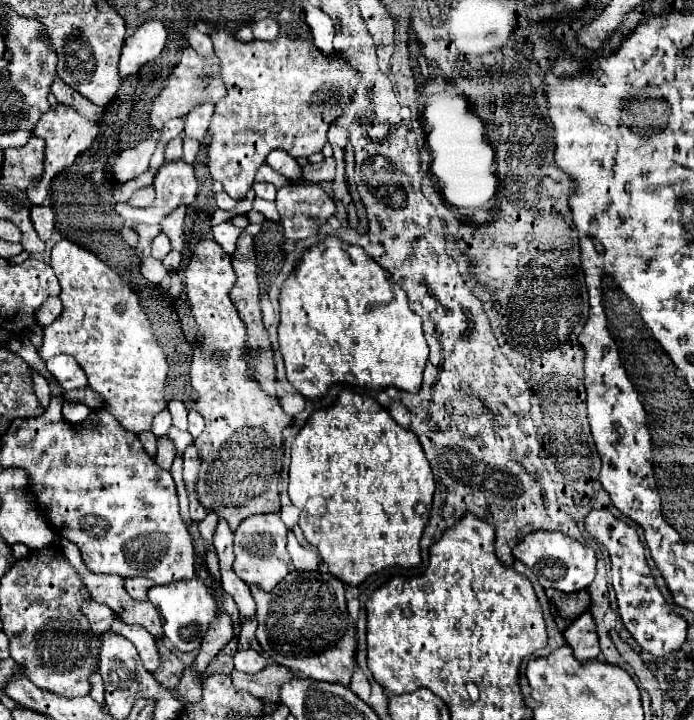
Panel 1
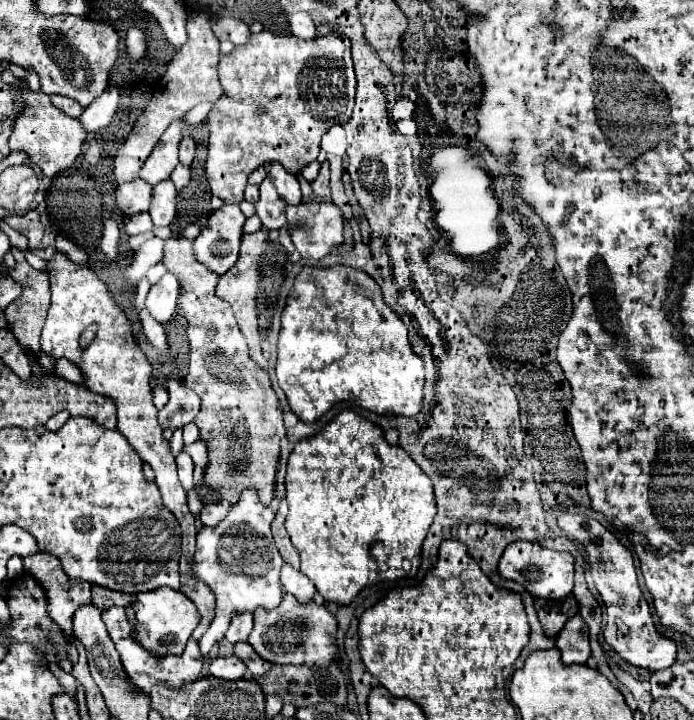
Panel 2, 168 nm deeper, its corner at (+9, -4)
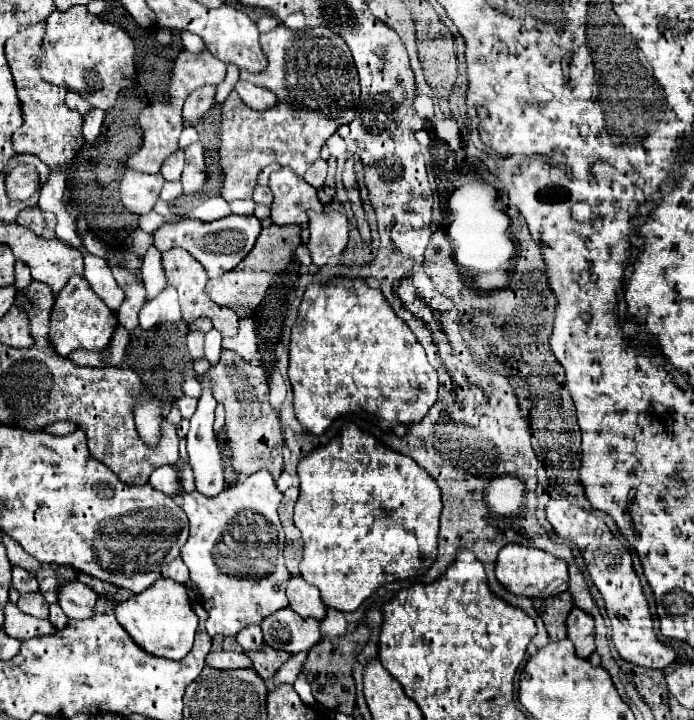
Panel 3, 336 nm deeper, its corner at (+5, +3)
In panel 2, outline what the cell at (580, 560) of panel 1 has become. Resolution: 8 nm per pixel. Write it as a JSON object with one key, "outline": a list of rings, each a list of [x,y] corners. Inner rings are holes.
{"outline":[[[514,542],[506,546],[500,562],[498,574],[504,580],[518,582],[526,588],[526,592],[534,598],[542,600],[562,600],[572,594],[574,588],[574,558],[568,552],[546,550],[536,542]]]}

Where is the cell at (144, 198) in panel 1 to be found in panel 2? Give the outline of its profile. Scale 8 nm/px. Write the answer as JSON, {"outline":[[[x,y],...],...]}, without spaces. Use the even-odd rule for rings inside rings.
{"outline":[[[132,180],[126,184],[120,184],[116,188],[116,202],[122,214],[134,216],[140,212],[146,212],[150,208],[150,198],[152,198],[152,186],[144,180]]]}

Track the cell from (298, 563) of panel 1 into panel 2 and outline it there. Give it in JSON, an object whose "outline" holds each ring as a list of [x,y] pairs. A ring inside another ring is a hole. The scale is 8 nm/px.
{"outline":[[[284,564],[280,572],[280,580],[282,580],[284,592],[292,594],[300,604],[314,600],[314,594],[316,594],[314,584],[310,582],[310,578],[306,578],[306,574],[302,574],[300,570],[294,570],[290,564]]]}

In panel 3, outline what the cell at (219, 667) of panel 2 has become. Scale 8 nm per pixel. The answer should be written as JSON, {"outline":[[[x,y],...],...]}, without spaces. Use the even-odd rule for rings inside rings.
{"outline":[[[212,651],[206,657],[206,663],[214,669],[236,669],[236,667],[250,667],[252,661],[244,653],[236,651]]]}

